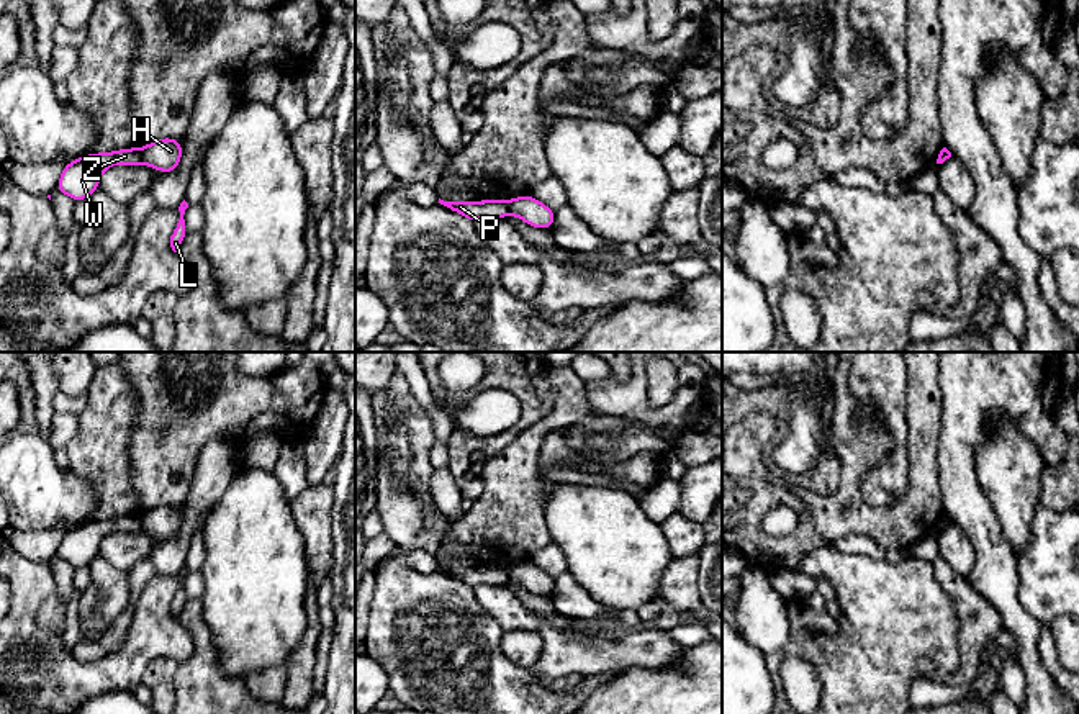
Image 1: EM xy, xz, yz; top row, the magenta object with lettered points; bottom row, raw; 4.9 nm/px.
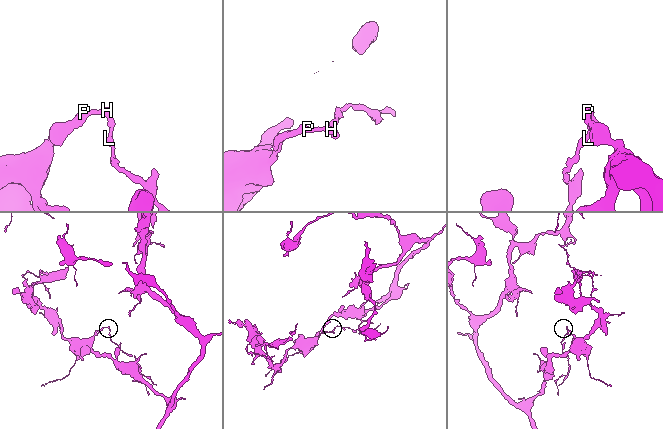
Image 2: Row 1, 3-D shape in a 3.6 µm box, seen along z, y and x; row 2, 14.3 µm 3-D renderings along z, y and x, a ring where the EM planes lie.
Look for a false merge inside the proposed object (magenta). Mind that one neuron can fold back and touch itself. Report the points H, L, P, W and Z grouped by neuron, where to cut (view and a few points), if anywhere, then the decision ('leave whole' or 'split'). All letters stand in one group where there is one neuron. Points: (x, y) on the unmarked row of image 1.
H L / P W Z | xy (139, 516), (143, 528) | split

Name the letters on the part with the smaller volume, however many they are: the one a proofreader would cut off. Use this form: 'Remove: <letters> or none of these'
Remove: H, L

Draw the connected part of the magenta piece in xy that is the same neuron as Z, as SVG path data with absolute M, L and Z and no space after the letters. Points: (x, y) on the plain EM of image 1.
M133 514L115 519L87 521L64 534L54 558L67 560L74 570L77 570L98 557L100 542L110 532L139 532L141 529L141 516Z

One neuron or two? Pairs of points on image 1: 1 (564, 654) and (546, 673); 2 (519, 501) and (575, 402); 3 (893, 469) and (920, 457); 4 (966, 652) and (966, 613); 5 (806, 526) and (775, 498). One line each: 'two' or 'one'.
1: one
2: one
3: two
4: one
5: one

